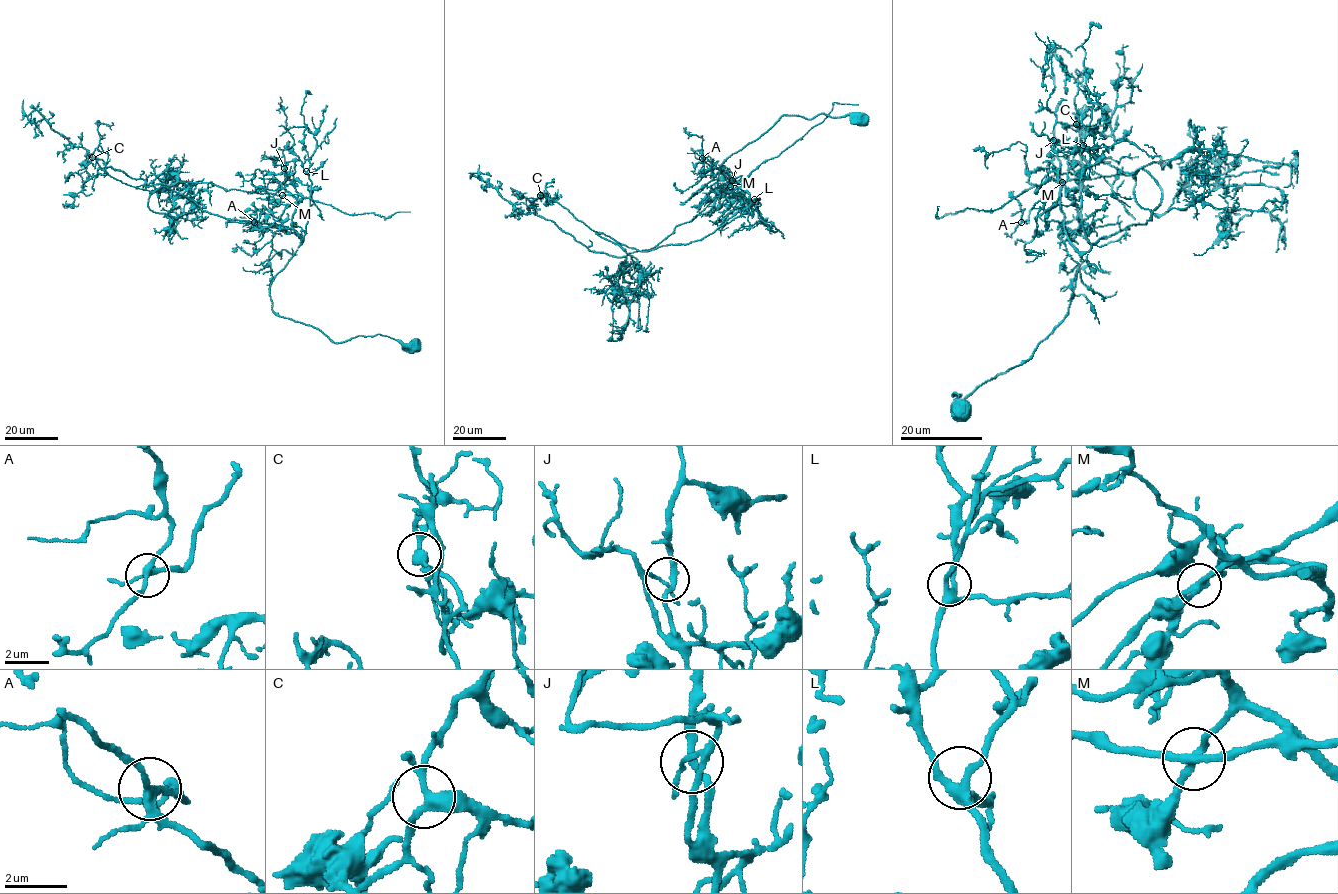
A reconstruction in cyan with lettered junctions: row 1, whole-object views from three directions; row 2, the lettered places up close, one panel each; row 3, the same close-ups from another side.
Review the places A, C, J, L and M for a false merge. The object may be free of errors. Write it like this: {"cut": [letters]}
{"cut": ["M"]}

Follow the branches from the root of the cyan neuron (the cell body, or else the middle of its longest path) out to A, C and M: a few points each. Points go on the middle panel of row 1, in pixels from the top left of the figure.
A: (862, 119), (783, 115), (720, 166), (719, 189), (748, 198), (727, 168), (715, 175), (702, 158)
C: (862, 119), (783, 115), (720, 166), (719, 189), (751, 205), (686, 244), (638, 251), (540, 195)
M: (862, 119), (783, 115), (720, 166), (719, 189), (748, 198), (740, 187), (744, 185), (730, 186)

